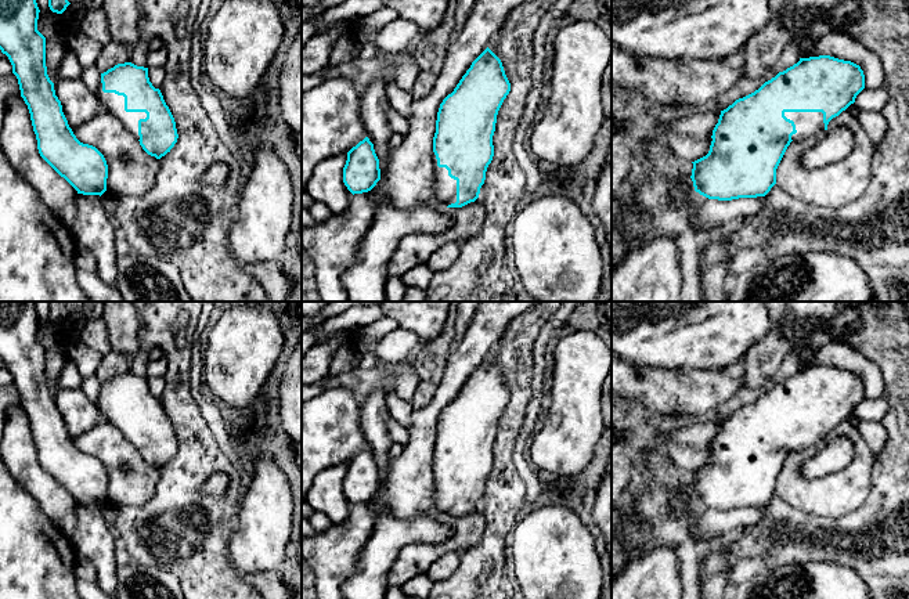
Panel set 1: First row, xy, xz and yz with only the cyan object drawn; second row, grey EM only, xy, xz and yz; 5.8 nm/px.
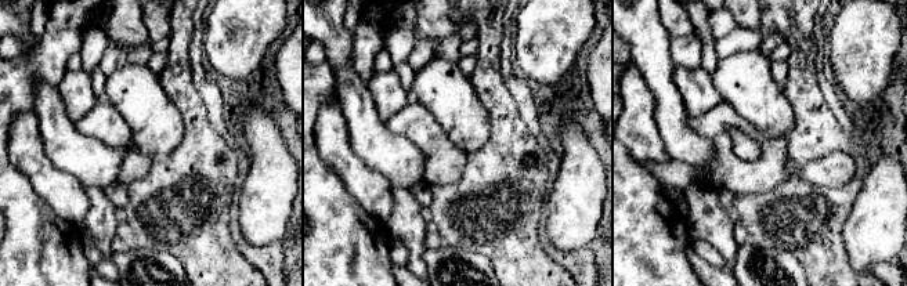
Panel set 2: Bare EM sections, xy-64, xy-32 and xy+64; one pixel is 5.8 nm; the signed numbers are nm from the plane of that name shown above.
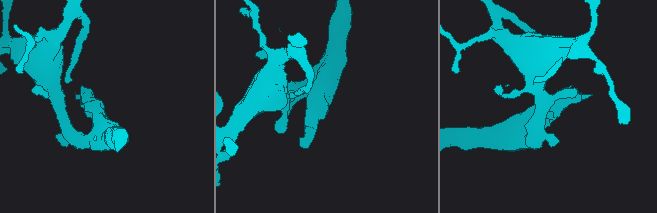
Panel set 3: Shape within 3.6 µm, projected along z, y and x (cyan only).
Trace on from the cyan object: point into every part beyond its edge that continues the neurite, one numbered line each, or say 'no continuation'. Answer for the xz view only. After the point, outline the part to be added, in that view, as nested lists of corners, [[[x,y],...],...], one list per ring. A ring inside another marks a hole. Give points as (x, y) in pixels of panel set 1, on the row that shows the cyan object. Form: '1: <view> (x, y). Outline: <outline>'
1: xz (444, 187). Outline: [[[433,152],[433,163],[434,163],[434,194],[437,202],[447,208],[451,203],[457,202],[457,180],[448,176],[448,170],[446,167],[437,166],[437,159]]]

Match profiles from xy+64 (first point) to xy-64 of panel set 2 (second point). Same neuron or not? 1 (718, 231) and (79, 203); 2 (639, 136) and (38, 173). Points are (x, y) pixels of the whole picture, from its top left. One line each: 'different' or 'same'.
1: different
2: same

